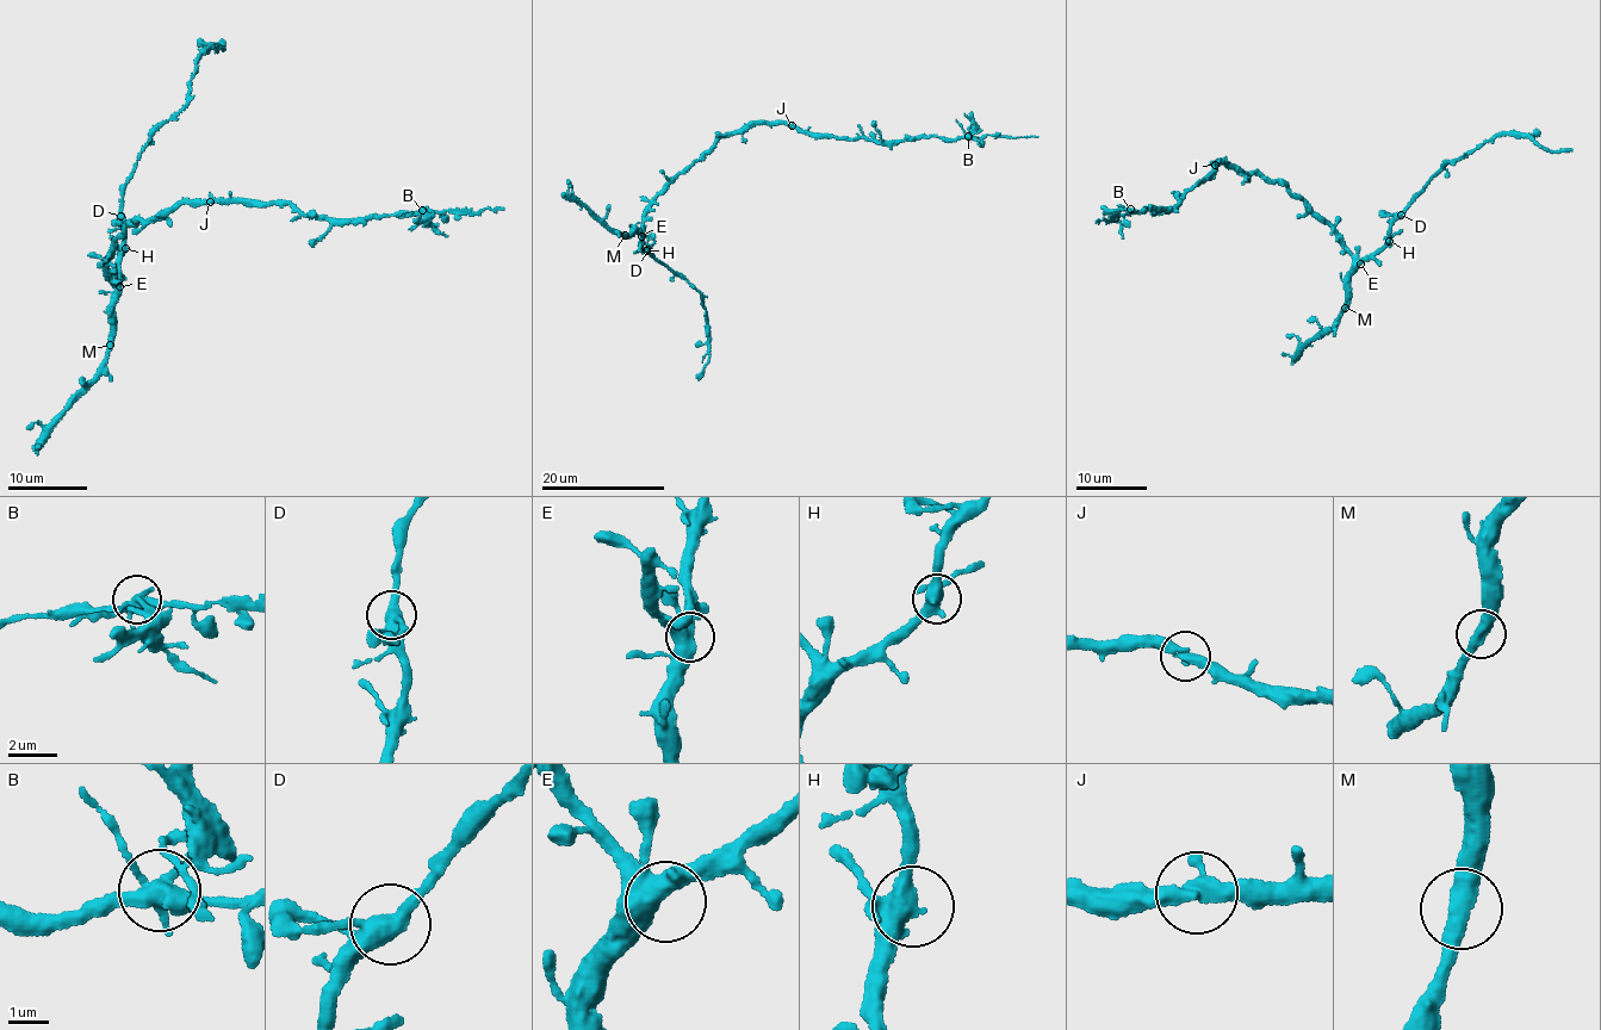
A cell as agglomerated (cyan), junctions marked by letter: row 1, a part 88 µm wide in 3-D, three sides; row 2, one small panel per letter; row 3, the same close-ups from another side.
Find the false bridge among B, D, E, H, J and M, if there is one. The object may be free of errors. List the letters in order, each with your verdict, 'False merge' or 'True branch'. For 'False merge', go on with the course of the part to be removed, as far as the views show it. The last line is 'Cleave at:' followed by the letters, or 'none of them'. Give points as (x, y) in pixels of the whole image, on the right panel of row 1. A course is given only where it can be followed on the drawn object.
B: False merge. Course of the part to remove: (1130, 209), (1122, 210), (1116, 216), (1123, 239)
D: True branch
E: True branch
H: True branch
J: True branch
M: True branch
Cleave at: B

